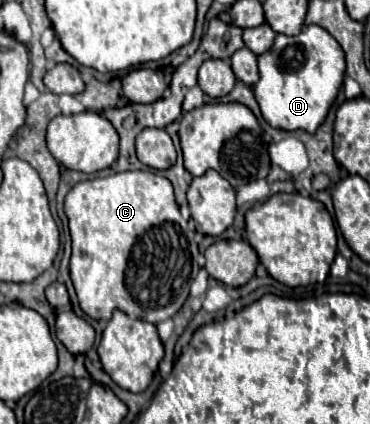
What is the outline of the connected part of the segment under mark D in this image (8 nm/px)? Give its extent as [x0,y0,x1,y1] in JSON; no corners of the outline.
[254,25,346,133]

